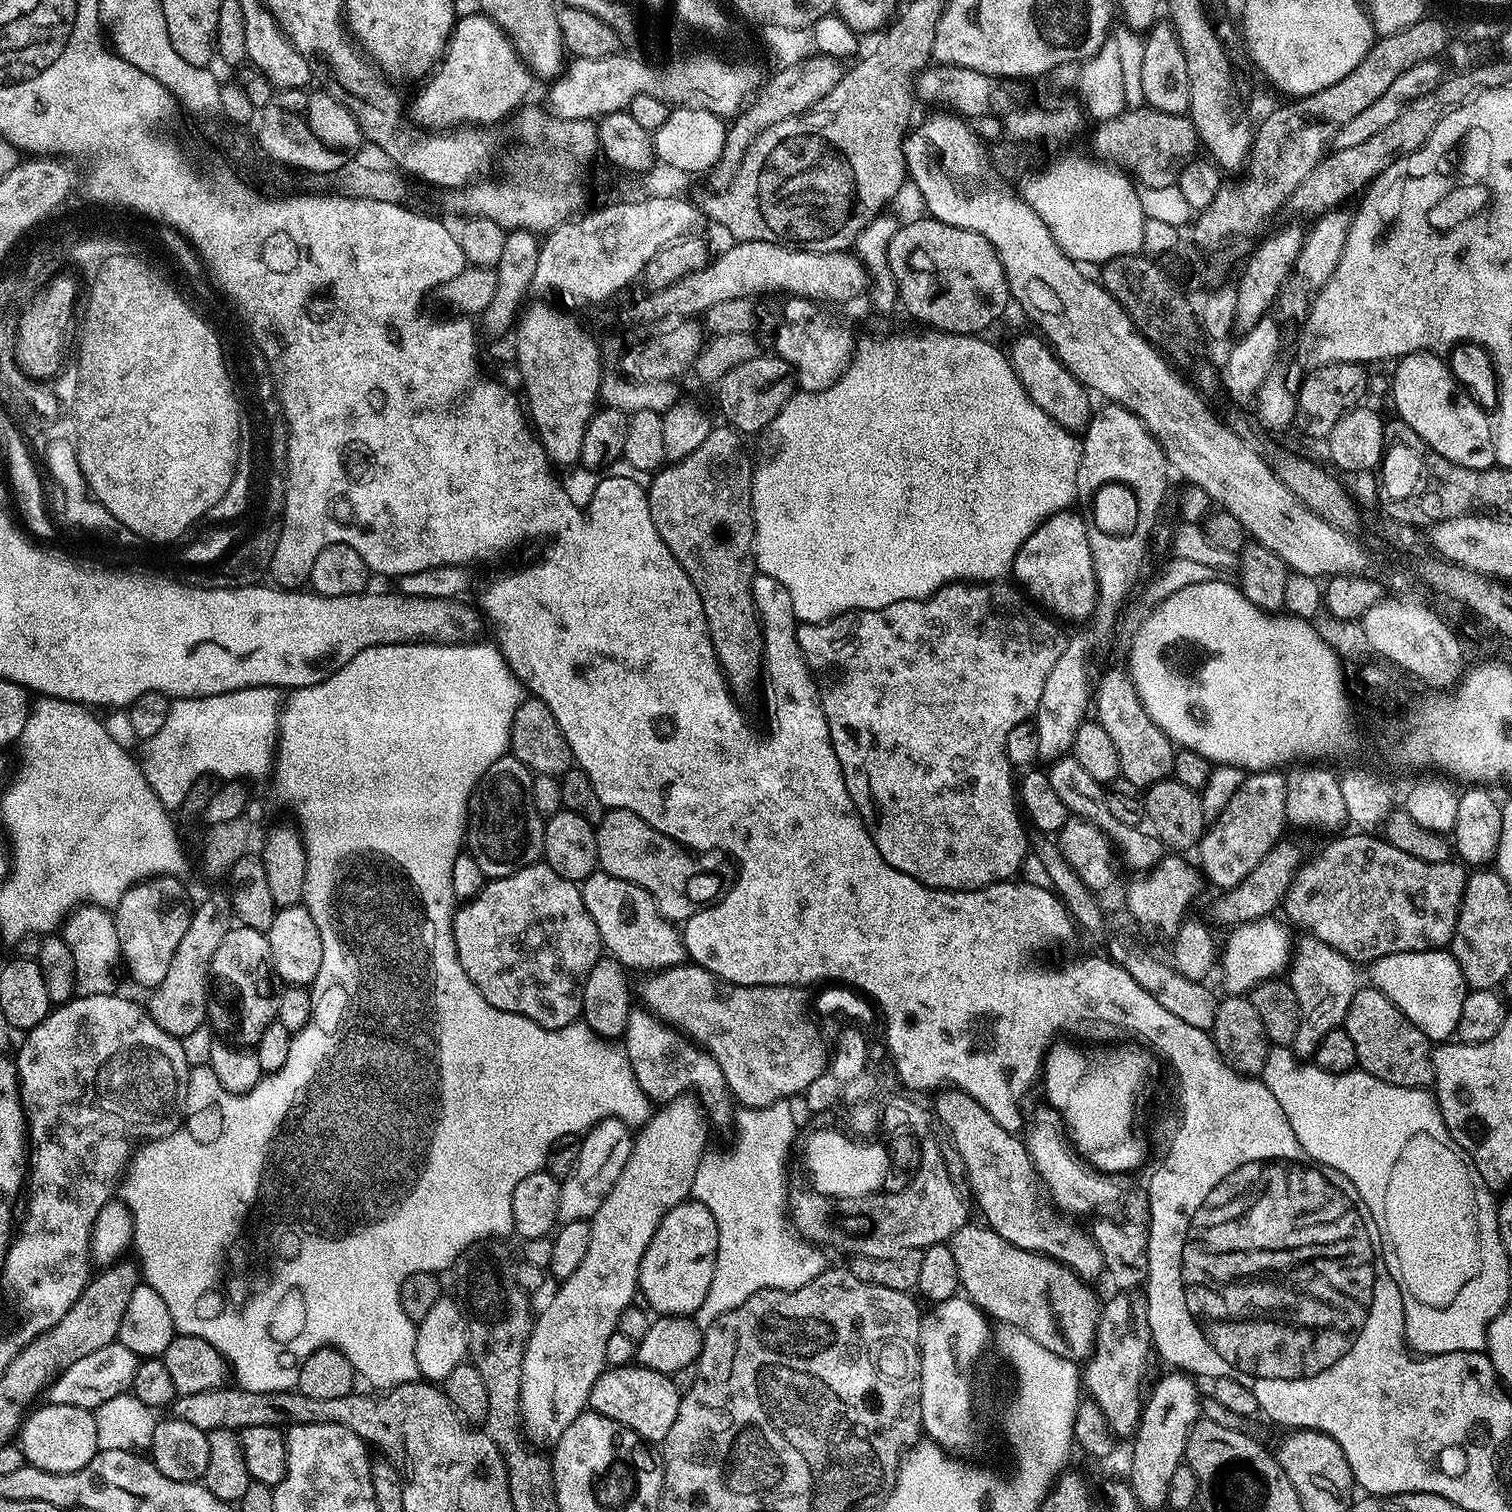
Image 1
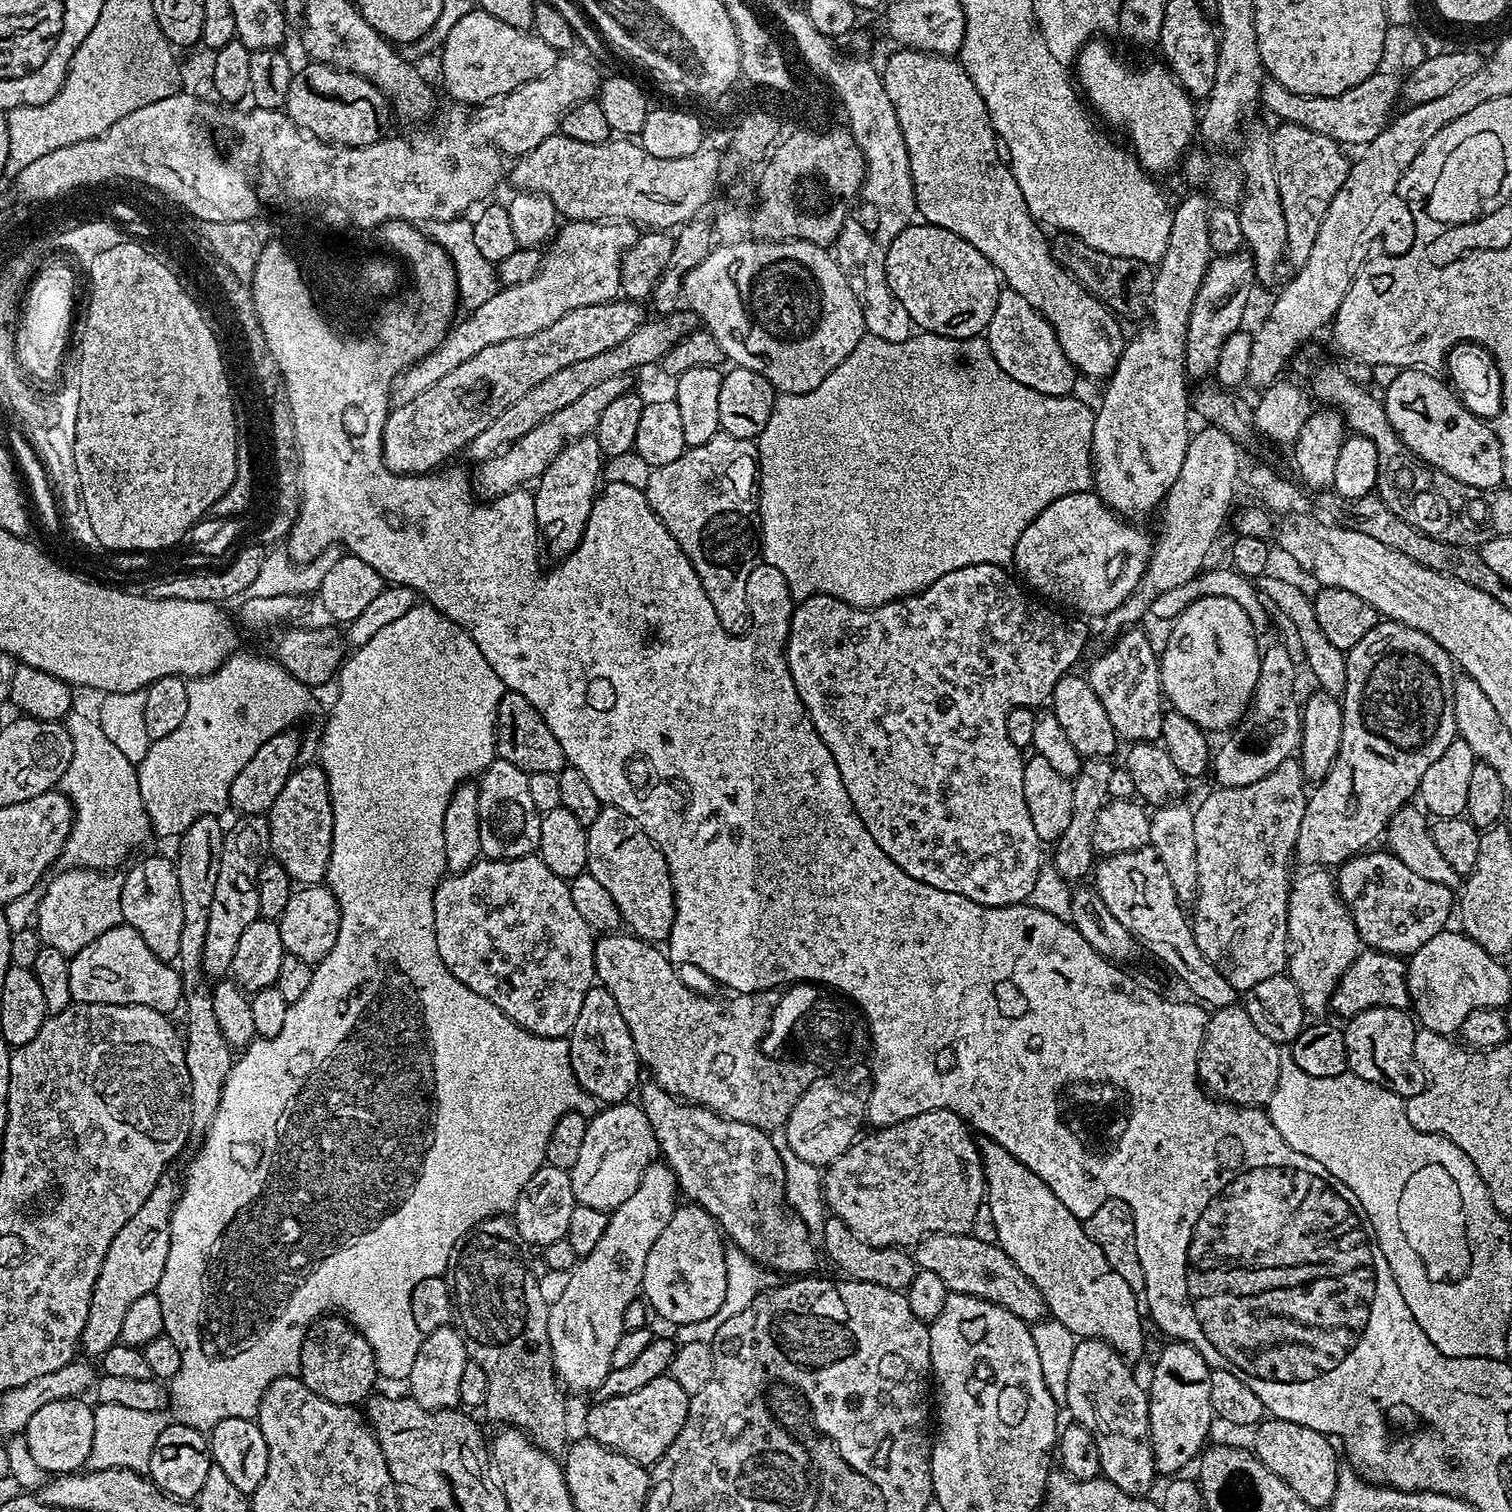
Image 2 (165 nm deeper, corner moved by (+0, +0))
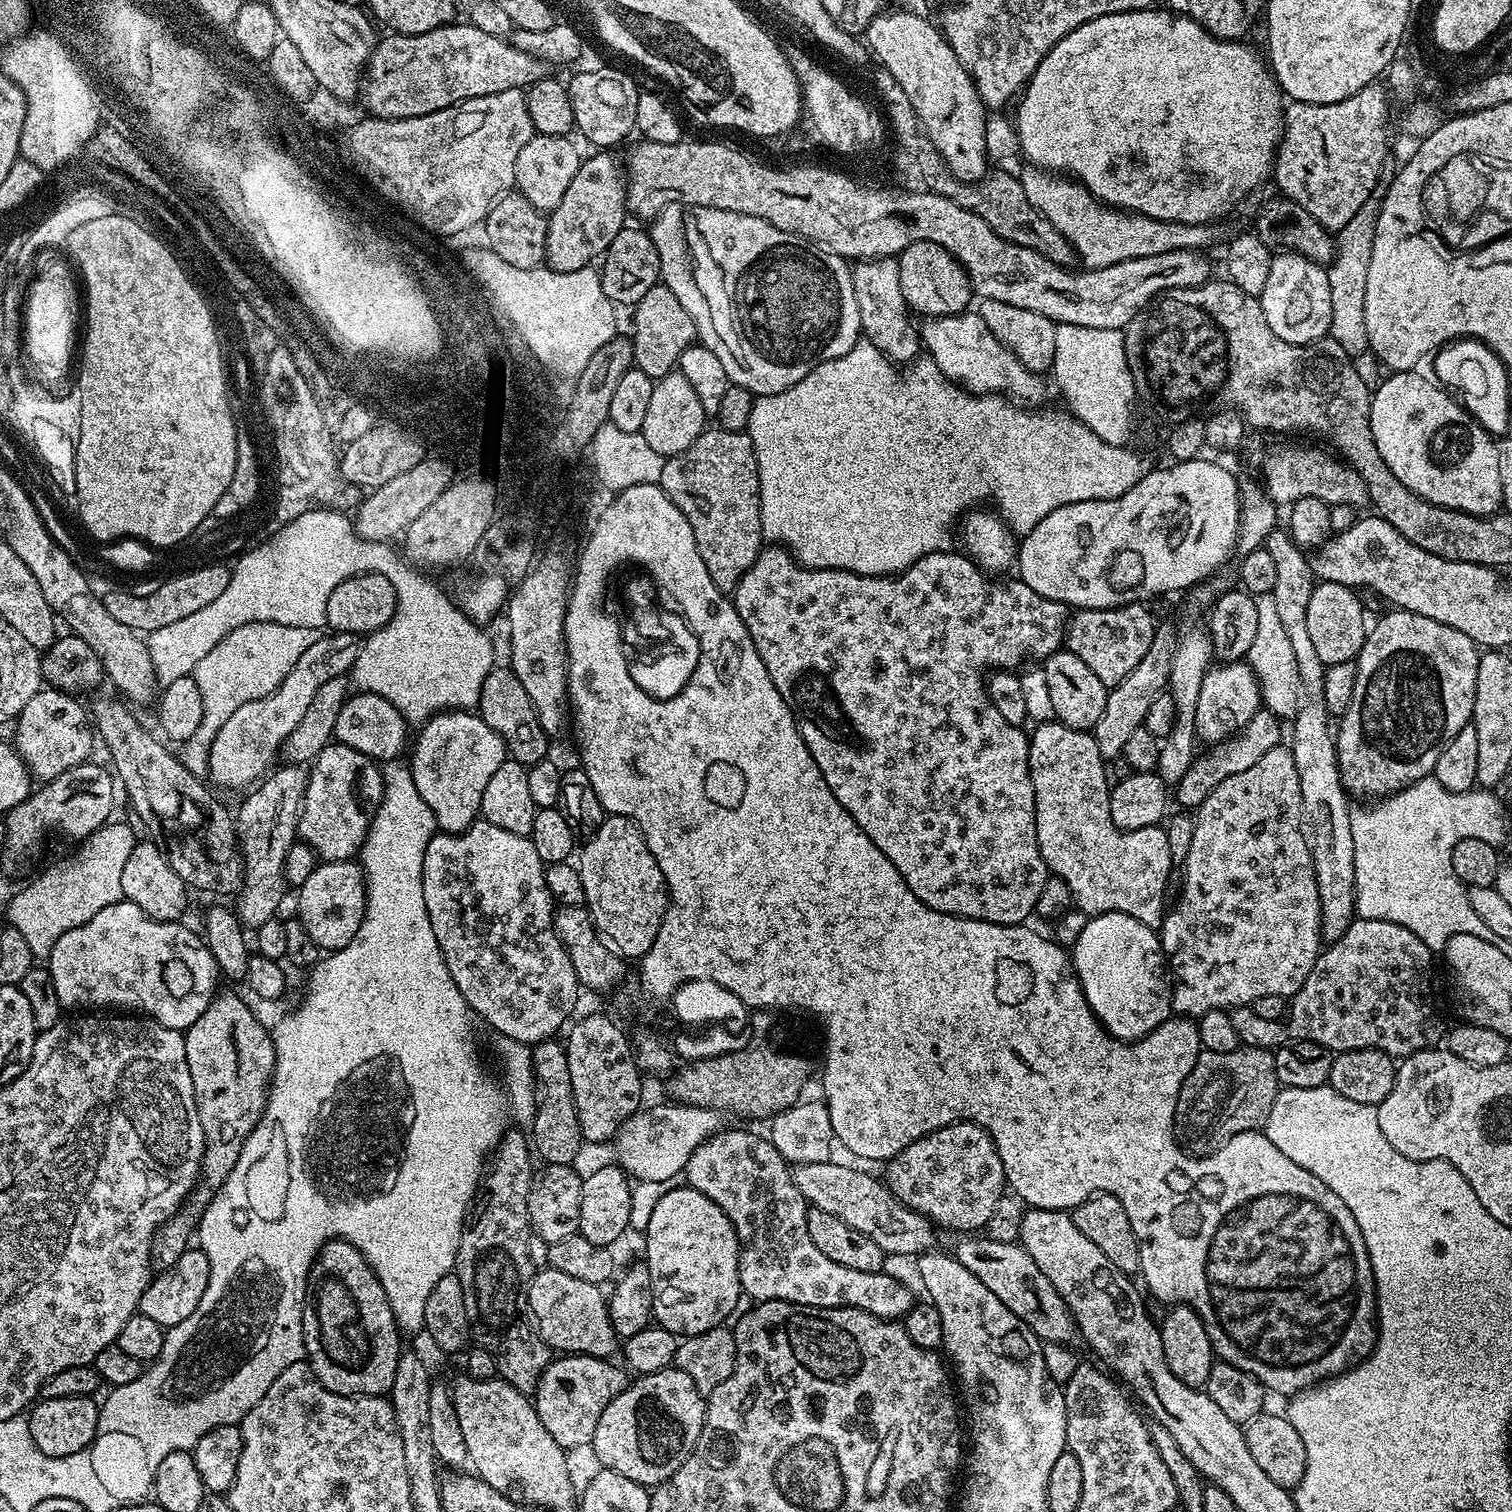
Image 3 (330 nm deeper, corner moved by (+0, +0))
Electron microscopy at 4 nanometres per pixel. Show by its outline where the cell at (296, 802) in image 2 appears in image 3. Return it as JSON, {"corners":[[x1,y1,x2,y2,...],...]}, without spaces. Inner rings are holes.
{"corners":[[330,743,317,754,308,768,308,785,304,803,300,806,300,821,296,823,299,839,310,845,324,862,342,862,359,857,360,848,368,836,368,827,372,825,372,815,378,810,383,797,384,773,381,765,350,746],[360,792,368,792,368,804,364,804]]}

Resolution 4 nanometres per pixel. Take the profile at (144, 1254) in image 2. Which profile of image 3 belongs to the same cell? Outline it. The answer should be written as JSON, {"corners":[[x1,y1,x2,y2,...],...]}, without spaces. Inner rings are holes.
{"corners":[[221,991,212,999,210,1006,198,1018,198,1022,191,1024,184,1032,184,1041,186,1042,186,1066,190,1066,198,1122,202,1122,204,1135,204,1157,200,1163,202,1182,197,1183,192,1195,188,1197,186,1207,165,1224,160,1225,155,1236,152,1237,151,1259,155,1267,160,1270,174,1266,179,1256,193,1243,198,1221,203,1216,208,1203,212,1201,214,1190,226,1182,230,1170,234,1170,242,1154,242,1146,246,1138,260,1122,260,1115,264,1113,264,1108,268,1104,272,1072,276,1068,276,1051,271,1031,267,1027,264,1029,263,1022,248,1009,247,1002,232,992]]}

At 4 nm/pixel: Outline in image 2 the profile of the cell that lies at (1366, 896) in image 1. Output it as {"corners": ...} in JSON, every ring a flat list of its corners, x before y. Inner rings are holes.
{"corners":[[1368,850,1343,862,1336,874,1337,891,1348,905,1361,943,1371,951,1411,956,1449,925,1453,891,1411,871,1389,851]]}

